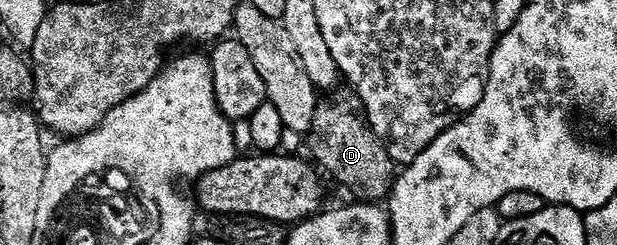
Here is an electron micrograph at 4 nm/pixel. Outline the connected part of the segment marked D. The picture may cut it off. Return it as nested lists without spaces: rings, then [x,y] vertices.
[[[356,97],[343,98],[329,110],[320,109],[308,135],[312,159],[347,188],[357,188],[356,199],[379,202],[386,199],[396,183],[397,164],[390,158],[389,147],[373,131]]]

